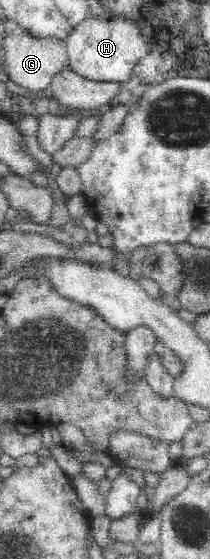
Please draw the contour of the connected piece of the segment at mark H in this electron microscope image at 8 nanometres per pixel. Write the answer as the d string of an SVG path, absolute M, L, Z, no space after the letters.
M89 17L83 24L72 28L65 38L67 66L77 76L94 82L126 82L132 76L132 68L146 54L146 41L138 27L126 20L103 20Z

